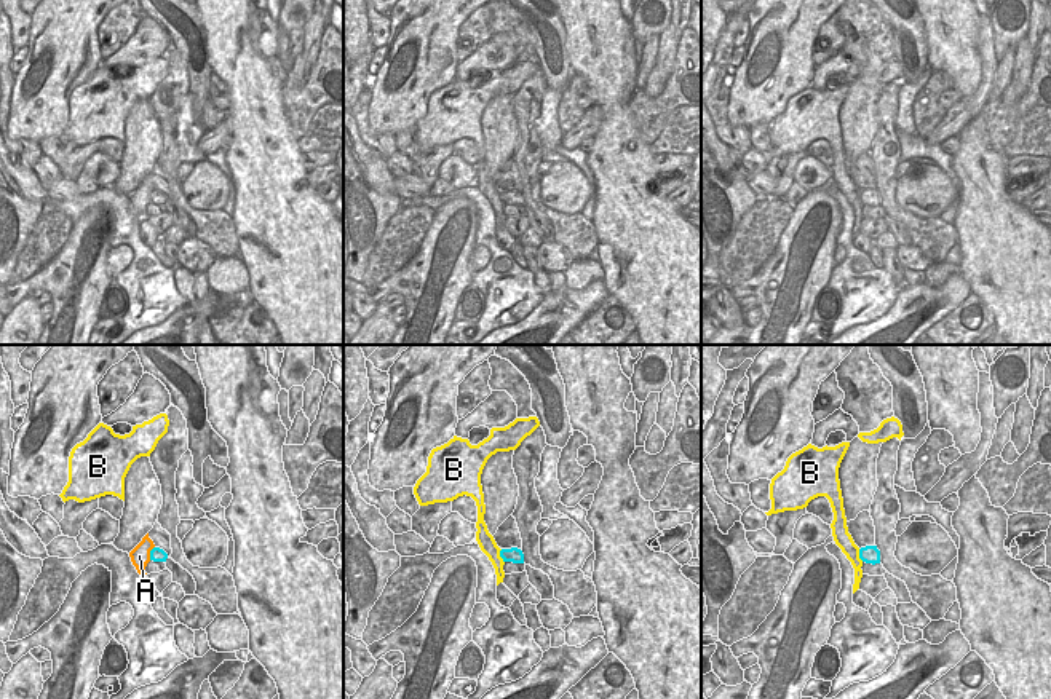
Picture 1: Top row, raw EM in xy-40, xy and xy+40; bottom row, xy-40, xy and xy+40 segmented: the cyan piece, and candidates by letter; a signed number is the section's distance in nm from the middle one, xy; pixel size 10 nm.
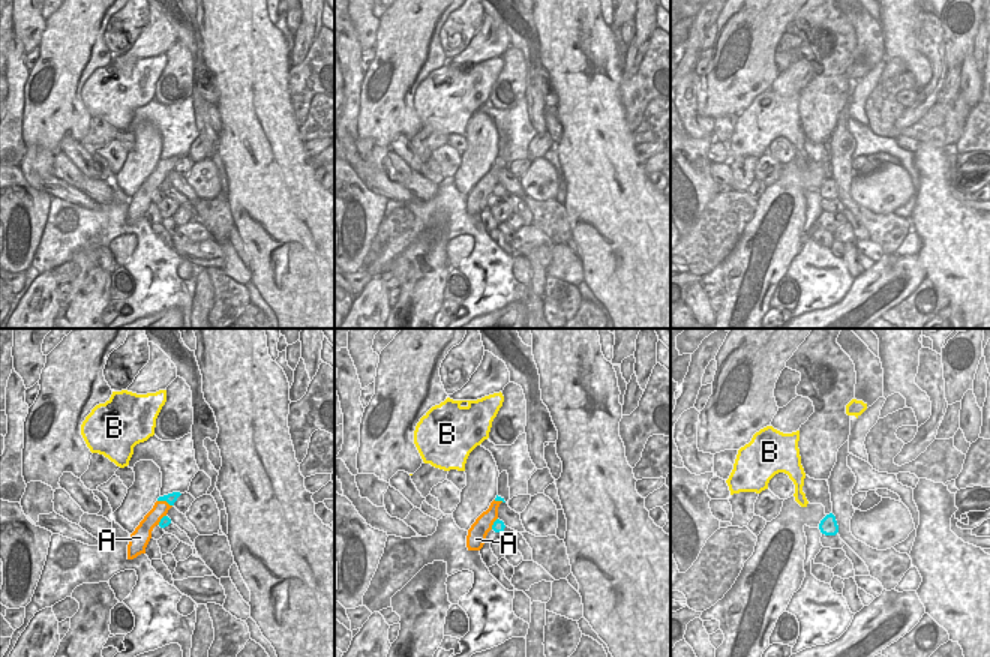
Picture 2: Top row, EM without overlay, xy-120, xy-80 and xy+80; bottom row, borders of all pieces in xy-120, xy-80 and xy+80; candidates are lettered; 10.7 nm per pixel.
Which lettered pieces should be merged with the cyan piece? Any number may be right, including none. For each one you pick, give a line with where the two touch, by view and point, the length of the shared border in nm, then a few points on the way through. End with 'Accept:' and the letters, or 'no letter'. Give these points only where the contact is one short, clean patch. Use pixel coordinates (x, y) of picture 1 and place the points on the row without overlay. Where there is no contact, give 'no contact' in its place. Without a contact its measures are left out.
Accept: no letter

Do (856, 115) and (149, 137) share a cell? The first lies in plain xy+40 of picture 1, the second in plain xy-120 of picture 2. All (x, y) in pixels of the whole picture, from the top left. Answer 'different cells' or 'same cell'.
same cell

